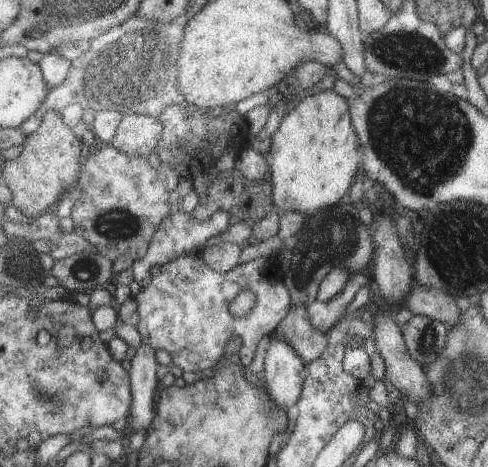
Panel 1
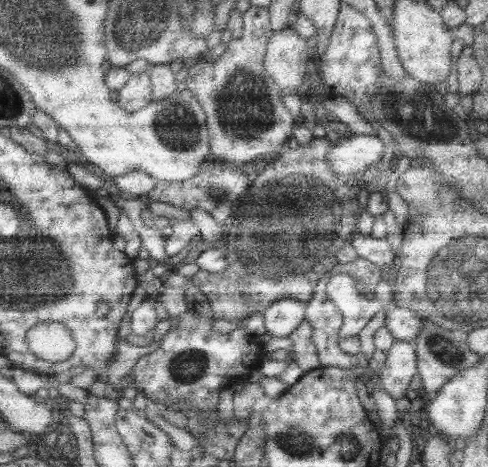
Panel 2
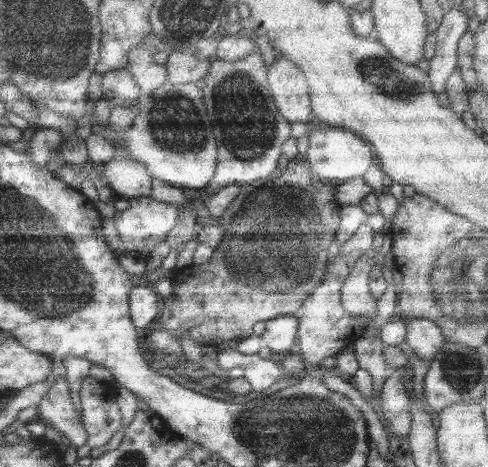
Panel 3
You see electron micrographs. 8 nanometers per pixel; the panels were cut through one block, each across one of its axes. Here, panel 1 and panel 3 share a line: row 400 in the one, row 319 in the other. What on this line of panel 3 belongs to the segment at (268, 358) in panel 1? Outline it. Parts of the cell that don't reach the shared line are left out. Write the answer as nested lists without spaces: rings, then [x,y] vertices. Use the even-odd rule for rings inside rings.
[[[283,316],[273,318],[271,322],[265,322],[265,330],[259,336],[265,348],[269,348],[273,358],[283,358],[285,354],[295,350],[297,336],[297,320],[295,316]]]

